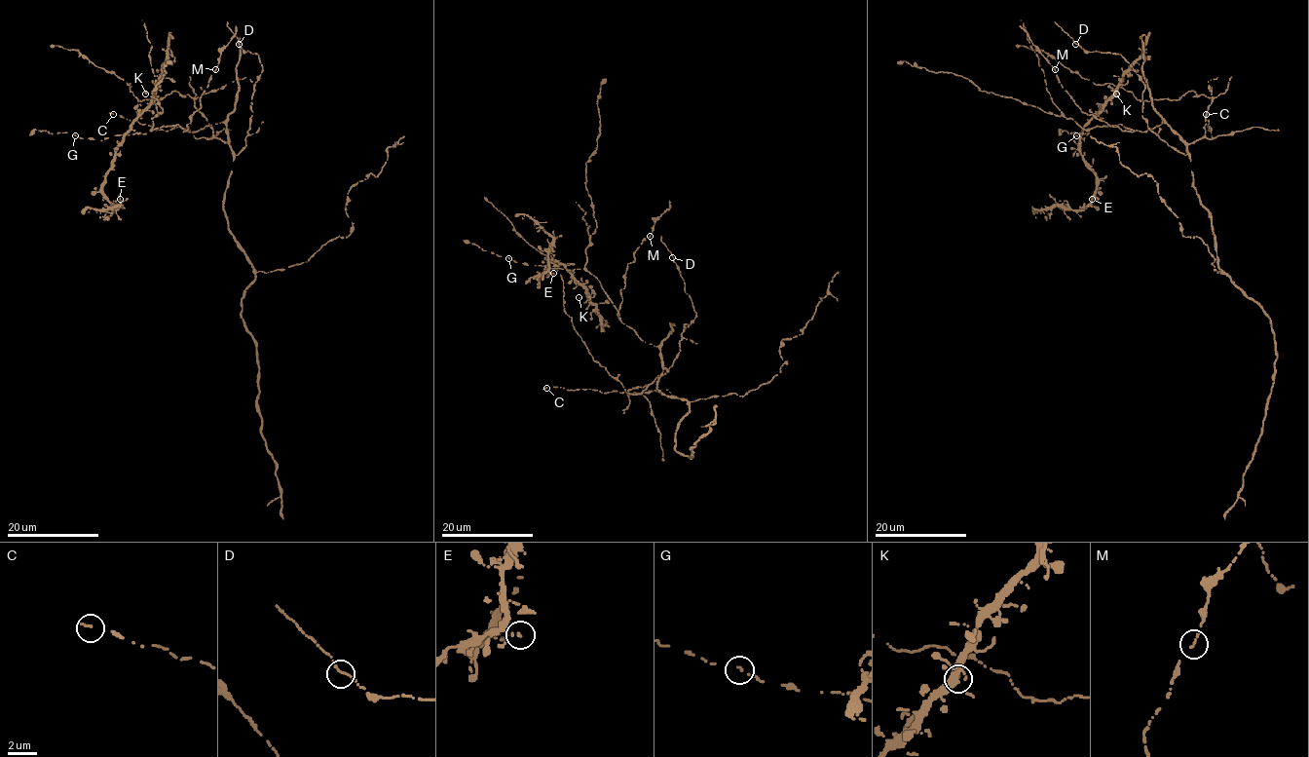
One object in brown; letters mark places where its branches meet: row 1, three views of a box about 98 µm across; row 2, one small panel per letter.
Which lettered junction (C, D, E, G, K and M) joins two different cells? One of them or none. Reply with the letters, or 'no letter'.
no letter

